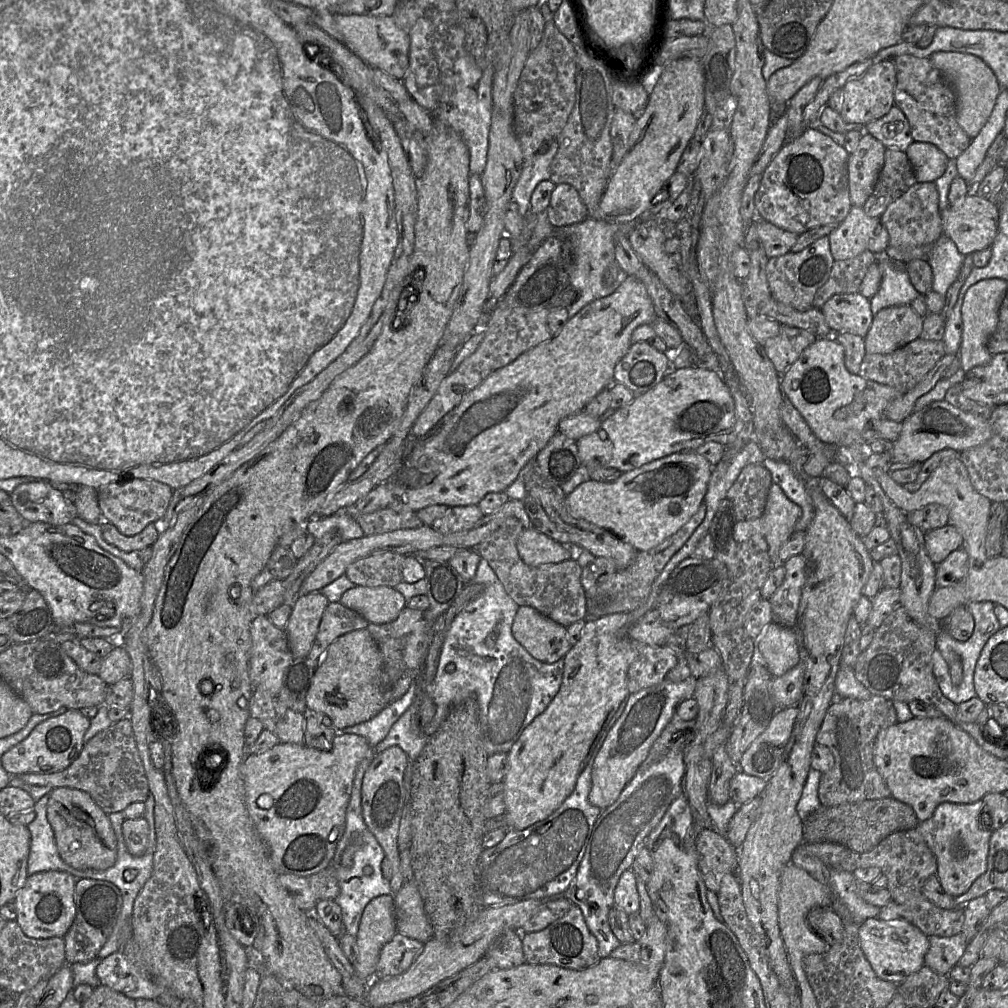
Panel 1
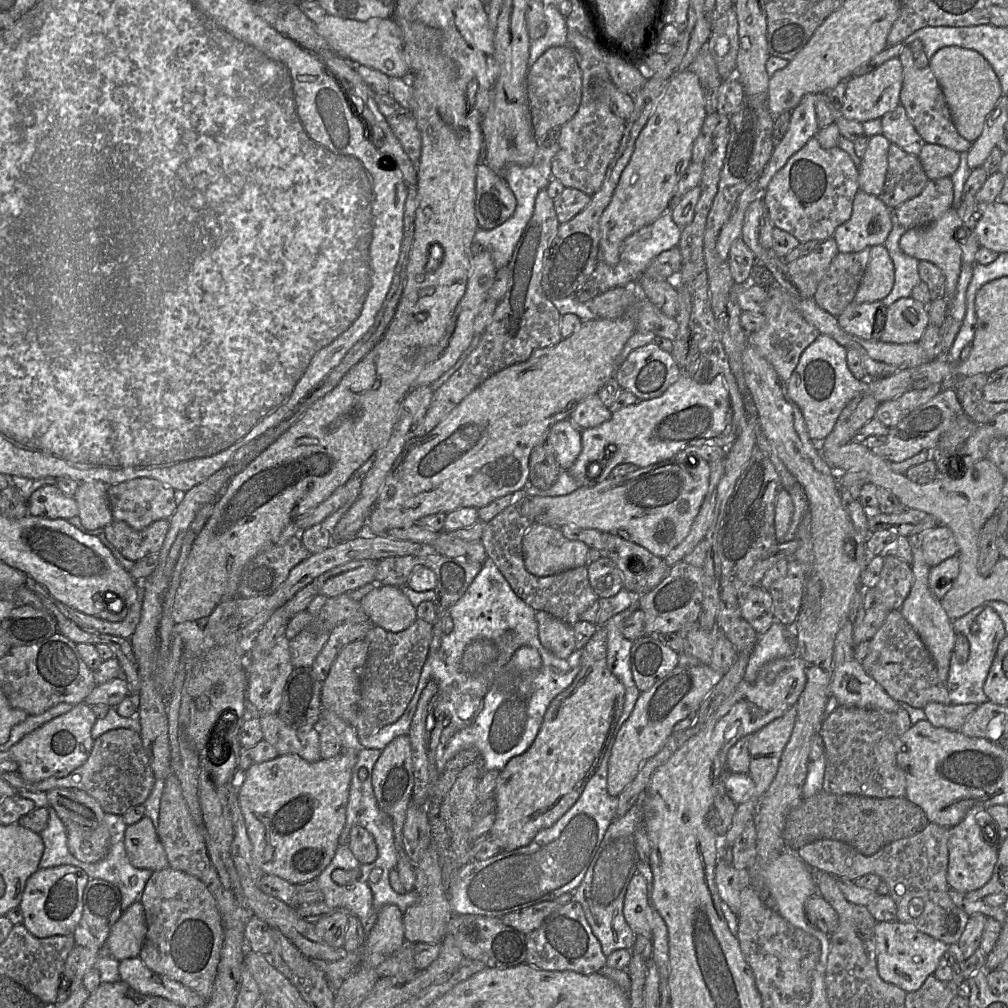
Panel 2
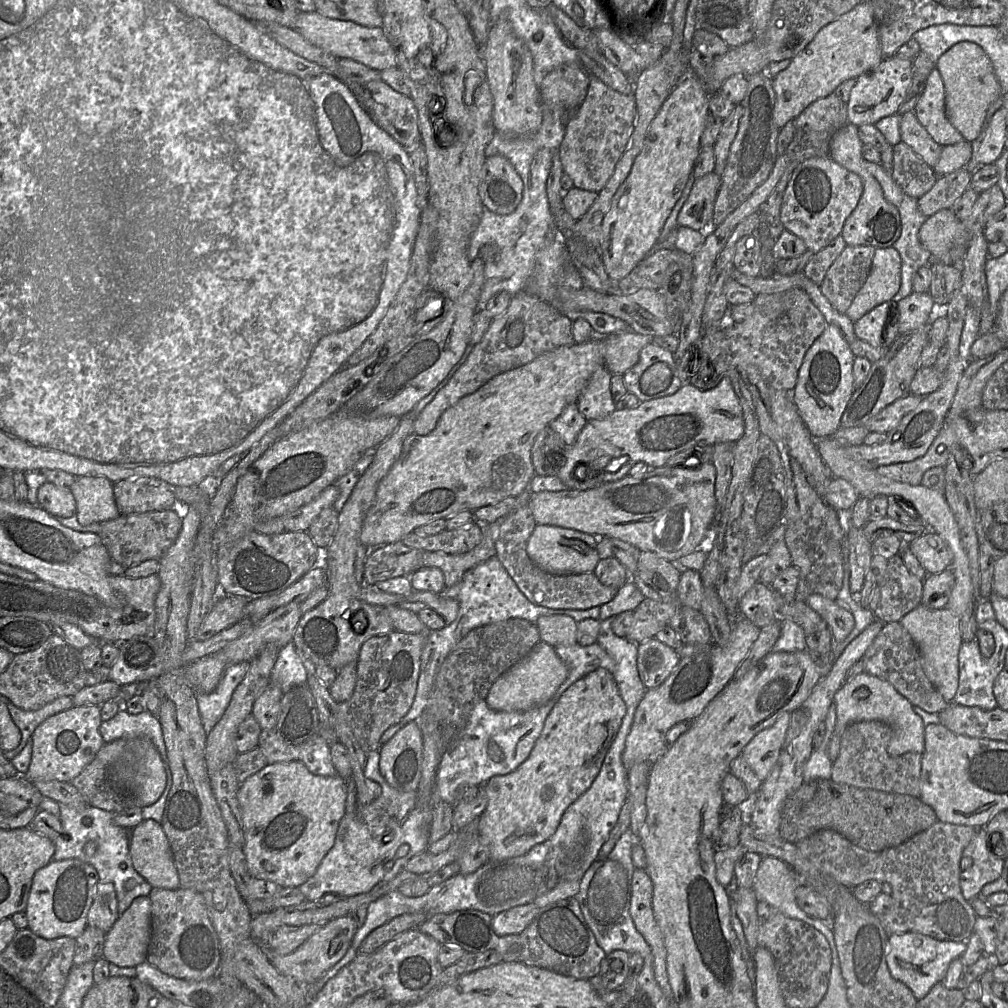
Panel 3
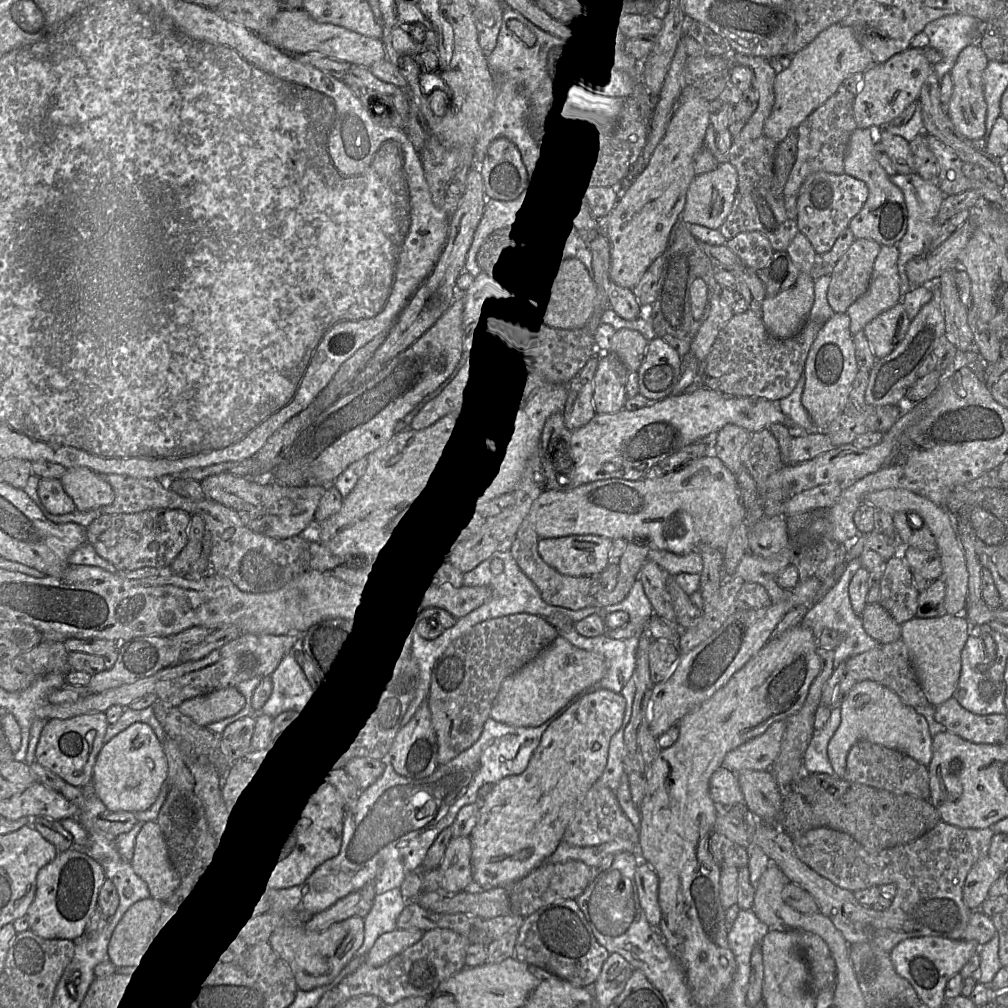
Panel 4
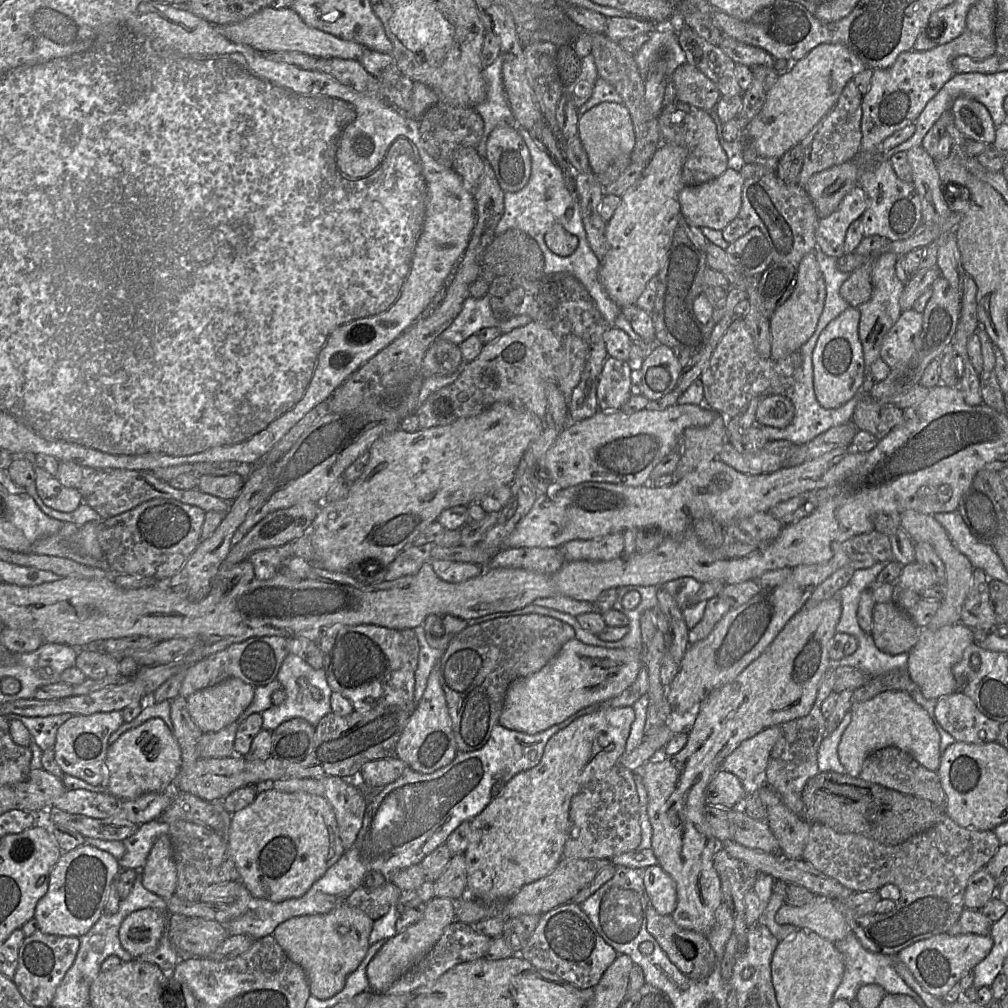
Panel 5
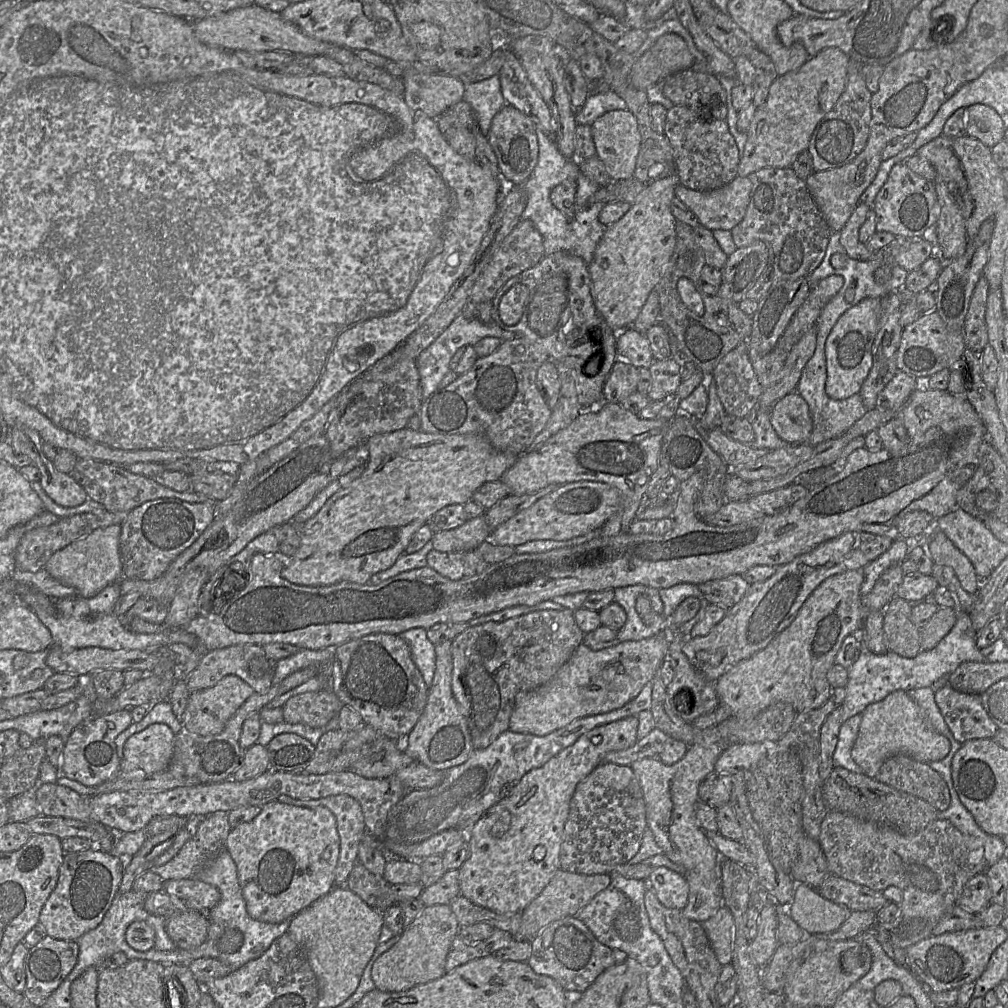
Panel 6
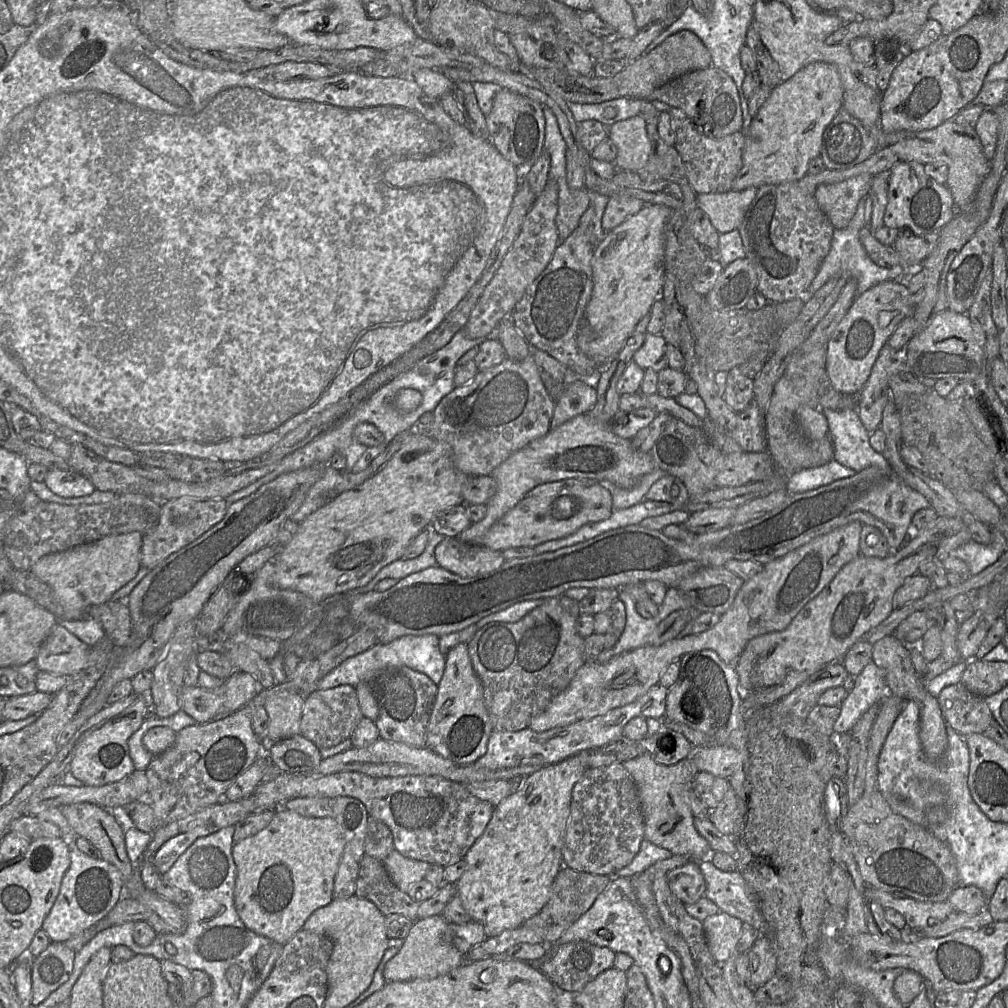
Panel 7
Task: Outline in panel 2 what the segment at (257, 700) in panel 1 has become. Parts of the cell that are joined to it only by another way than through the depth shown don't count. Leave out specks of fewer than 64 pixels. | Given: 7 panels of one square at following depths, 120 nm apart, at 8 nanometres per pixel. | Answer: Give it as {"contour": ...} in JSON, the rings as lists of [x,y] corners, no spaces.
{"contour":[[[277,713],[258,716],[263,732],[263,739],[270,743],[279,755],[294,753],[308,762],[317,762],[322,757],[320,754],[319,729],[298,731],[286,725]]]}

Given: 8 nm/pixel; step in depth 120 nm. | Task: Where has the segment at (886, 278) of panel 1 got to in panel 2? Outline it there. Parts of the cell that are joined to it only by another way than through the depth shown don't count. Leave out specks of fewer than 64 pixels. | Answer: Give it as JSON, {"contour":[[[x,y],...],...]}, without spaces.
{"contour":[[[892,213],[893,228],[889,233],[884,245],[894,264],[895,281],[891,292],[882,300],[885,307],[902,297],[909,297],[913,288],[921,281],[918,273],[918,264],[920,260],[905,254],[899,241],[907,229],[902,226]]]}

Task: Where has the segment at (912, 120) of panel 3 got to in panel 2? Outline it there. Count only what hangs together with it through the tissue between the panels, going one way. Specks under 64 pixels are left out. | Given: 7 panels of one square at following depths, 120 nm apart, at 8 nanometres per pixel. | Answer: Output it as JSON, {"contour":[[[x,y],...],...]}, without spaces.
{"contour":[[[898,105],[880,119],[882,135],[890,143],[898,145],[909,154],[918,155],[920,153],[926,142],[911,123],[904,106]]]}

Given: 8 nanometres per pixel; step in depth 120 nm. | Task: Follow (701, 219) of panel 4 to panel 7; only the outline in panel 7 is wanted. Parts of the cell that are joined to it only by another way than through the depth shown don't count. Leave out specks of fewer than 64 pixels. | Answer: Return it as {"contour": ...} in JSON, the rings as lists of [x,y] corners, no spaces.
{"contour":[[[755,187],[742,191],[696,194],[696,206],[709,217],[715,229],[727,233],[738,229],[756,195]]]}

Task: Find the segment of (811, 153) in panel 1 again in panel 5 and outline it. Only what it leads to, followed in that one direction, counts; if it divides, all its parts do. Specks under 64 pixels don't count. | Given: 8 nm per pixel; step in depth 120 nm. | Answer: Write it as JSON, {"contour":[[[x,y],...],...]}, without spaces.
{"contour":[[[858,184],[829,216],[820,218],[815,232],[817,248],[828,256],[842,257],[846,232],[851,223],[860,218],[869,205],[865,190]]]}

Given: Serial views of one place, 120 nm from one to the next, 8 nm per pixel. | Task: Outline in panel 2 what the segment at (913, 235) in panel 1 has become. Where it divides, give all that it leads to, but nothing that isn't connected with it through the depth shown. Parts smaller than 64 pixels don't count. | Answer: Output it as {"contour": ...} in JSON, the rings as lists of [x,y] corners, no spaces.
{"contour":[[[950,177],[929,180],[922,192],[896,207],[892,213],[907,230],[923,227],[939,219],[954,201]]]}

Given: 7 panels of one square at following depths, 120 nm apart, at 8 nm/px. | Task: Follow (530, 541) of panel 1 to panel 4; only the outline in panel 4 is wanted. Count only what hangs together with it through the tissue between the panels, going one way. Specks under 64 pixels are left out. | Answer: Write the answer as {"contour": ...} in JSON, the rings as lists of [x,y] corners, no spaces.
{"contour":[[[569,535],[540,538],[537,549],[541,558],[559,573],[568,576],[595,576],[609,564],[612,540],[598,535]]]}

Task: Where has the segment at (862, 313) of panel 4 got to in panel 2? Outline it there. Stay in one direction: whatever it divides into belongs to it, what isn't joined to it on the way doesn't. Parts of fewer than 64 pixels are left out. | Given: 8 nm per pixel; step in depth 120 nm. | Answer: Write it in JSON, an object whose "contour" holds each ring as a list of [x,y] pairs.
{"contour":[[[885,245],[872,246],[865,274],[853,302],[882,301],[891,292],[894,281],[894,264]]]}

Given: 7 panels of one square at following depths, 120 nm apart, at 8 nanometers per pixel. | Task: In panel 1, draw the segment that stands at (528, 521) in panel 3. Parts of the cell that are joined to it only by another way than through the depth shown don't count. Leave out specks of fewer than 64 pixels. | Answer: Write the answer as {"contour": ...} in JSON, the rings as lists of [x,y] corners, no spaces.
{"contour":[[[509,517],[476,547],[476,551],[489,563],[507,594],[519,606],[532,607],[565,627],[585,620],[587,597],[581,584],[583,568],[575,559],[538,567],[525,564],[517,549],[517,540],[523,530],[523,525],[517,518]]]}

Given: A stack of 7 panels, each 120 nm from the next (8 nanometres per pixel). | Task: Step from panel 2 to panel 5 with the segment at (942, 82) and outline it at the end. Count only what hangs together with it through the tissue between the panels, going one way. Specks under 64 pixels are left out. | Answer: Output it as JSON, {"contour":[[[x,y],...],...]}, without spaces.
{"contour":[[[959,96],[953,101],[951,112],[957,129],[967,139],[993,144],[996,126],[984,104],[972,98]]]}

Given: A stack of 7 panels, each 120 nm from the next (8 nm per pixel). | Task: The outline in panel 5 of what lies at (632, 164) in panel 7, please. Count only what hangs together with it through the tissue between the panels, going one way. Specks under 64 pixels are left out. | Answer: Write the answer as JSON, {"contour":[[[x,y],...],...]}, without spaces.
{"contour":[[[601,102],[579,116],[578,133],[587,153],[590,169],[595,174],[604,172],[612,164],[627,164],[635,145],[635,133],[628,109],[623,103]]]}

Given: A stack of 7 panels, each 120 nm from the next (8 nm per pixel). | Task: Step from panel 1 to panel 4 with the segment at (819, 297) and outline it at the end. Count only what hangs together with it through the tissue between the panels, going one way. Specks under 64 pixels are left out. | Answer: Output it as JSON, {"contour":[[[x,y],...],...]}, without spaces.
{"contour":[[[855,239],[837,261],[827,290],[828,303],[835,313],[846,313],[868,290],[880,248],[873,240]]]}

